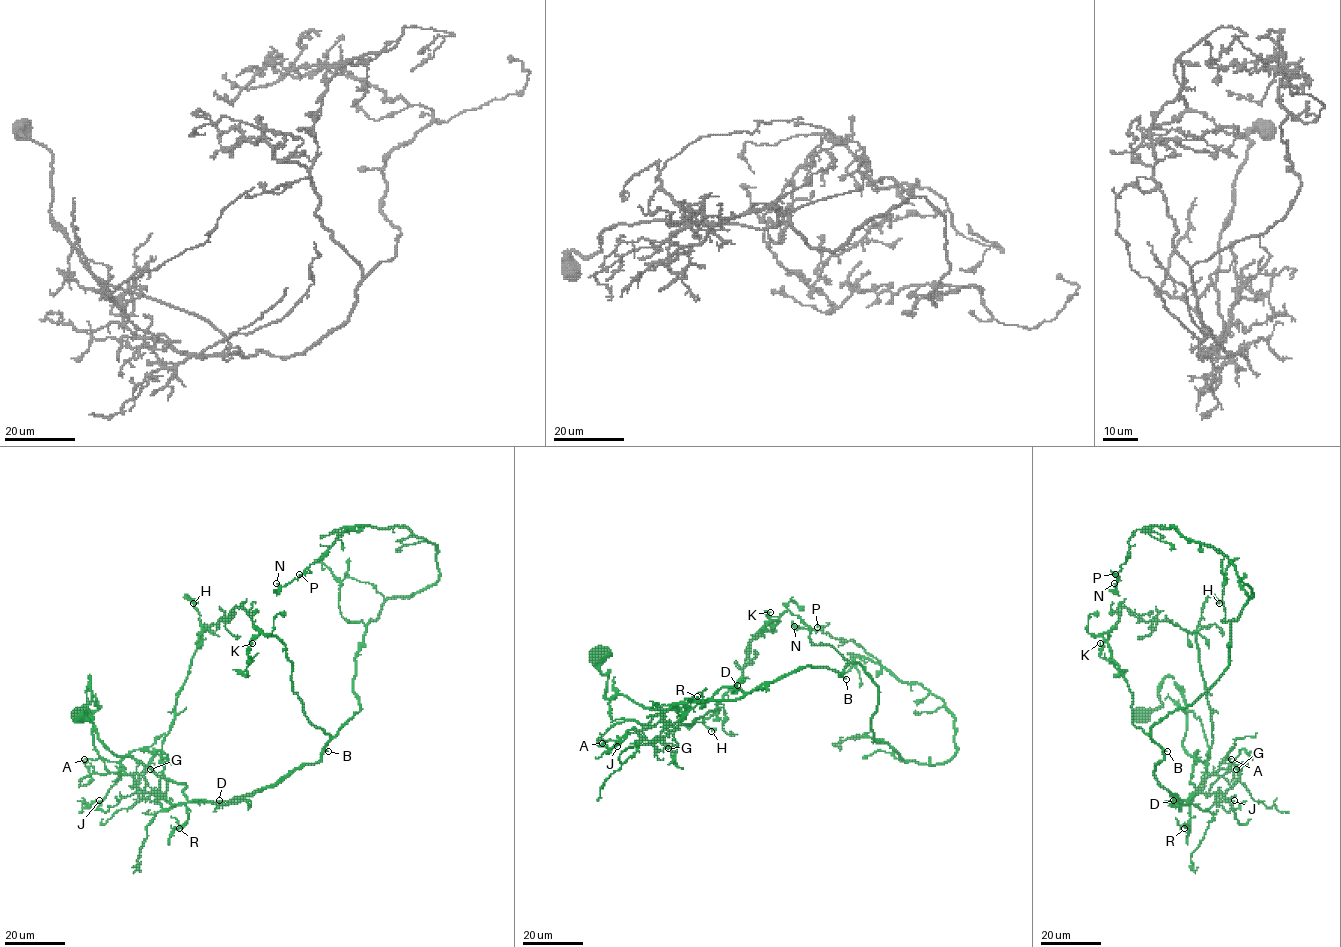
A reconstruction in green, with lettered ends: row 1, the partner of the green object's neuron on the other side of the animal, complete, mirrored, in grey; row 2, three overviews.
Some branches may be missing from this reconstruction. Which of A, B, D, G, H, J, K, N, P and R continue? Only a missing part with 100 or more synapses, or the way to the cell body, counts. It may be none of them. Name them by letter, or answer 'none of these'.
none of these

